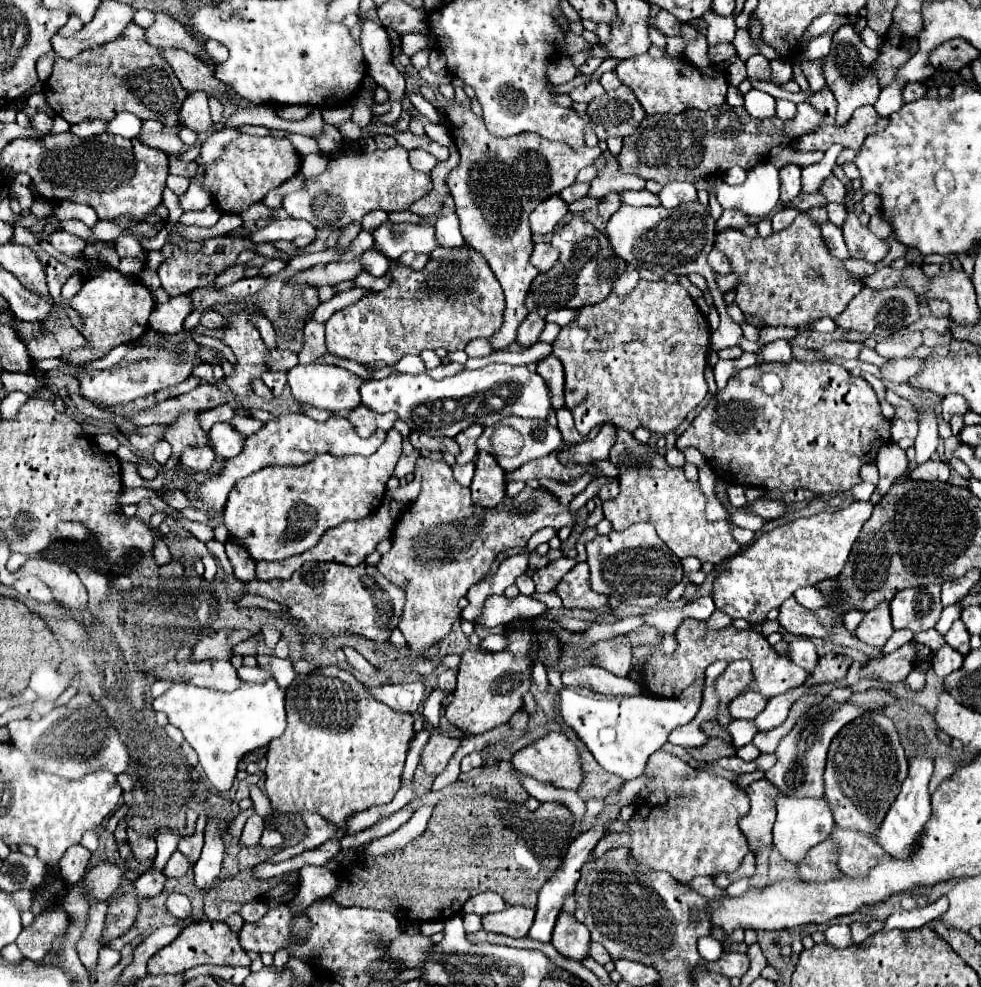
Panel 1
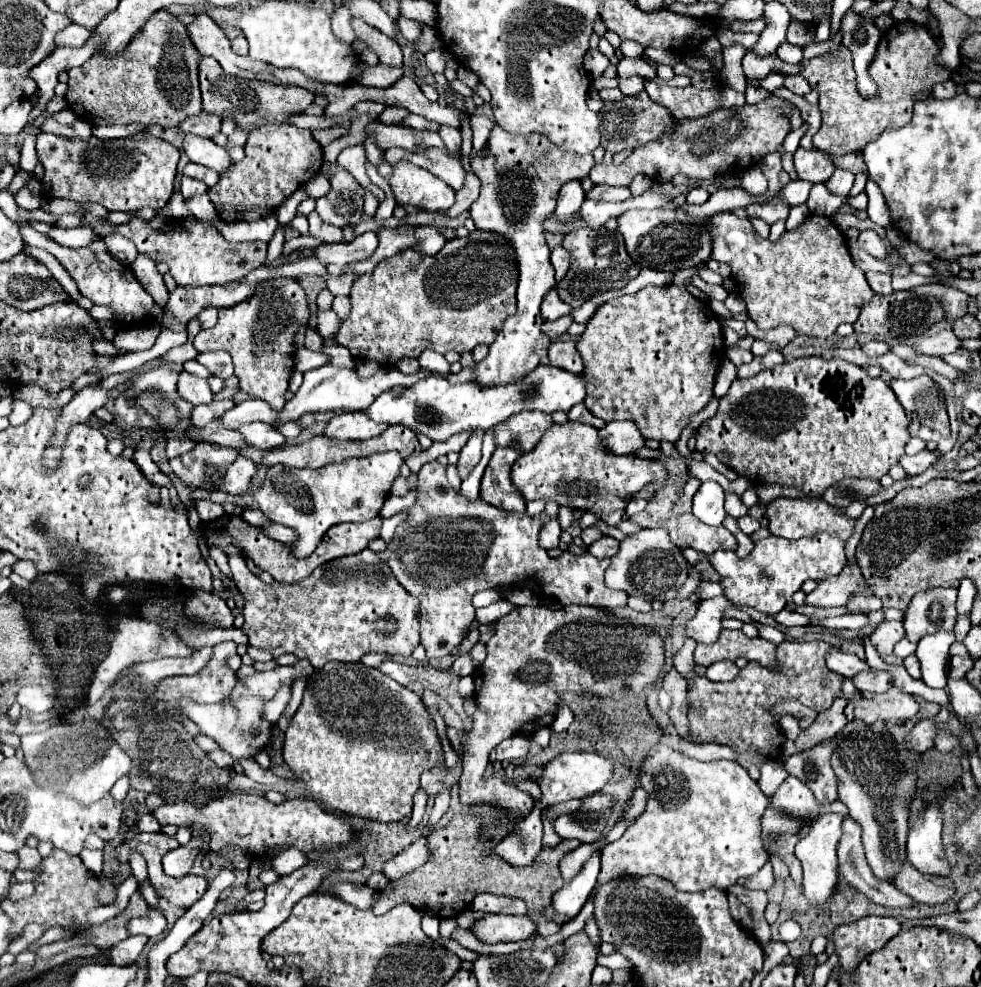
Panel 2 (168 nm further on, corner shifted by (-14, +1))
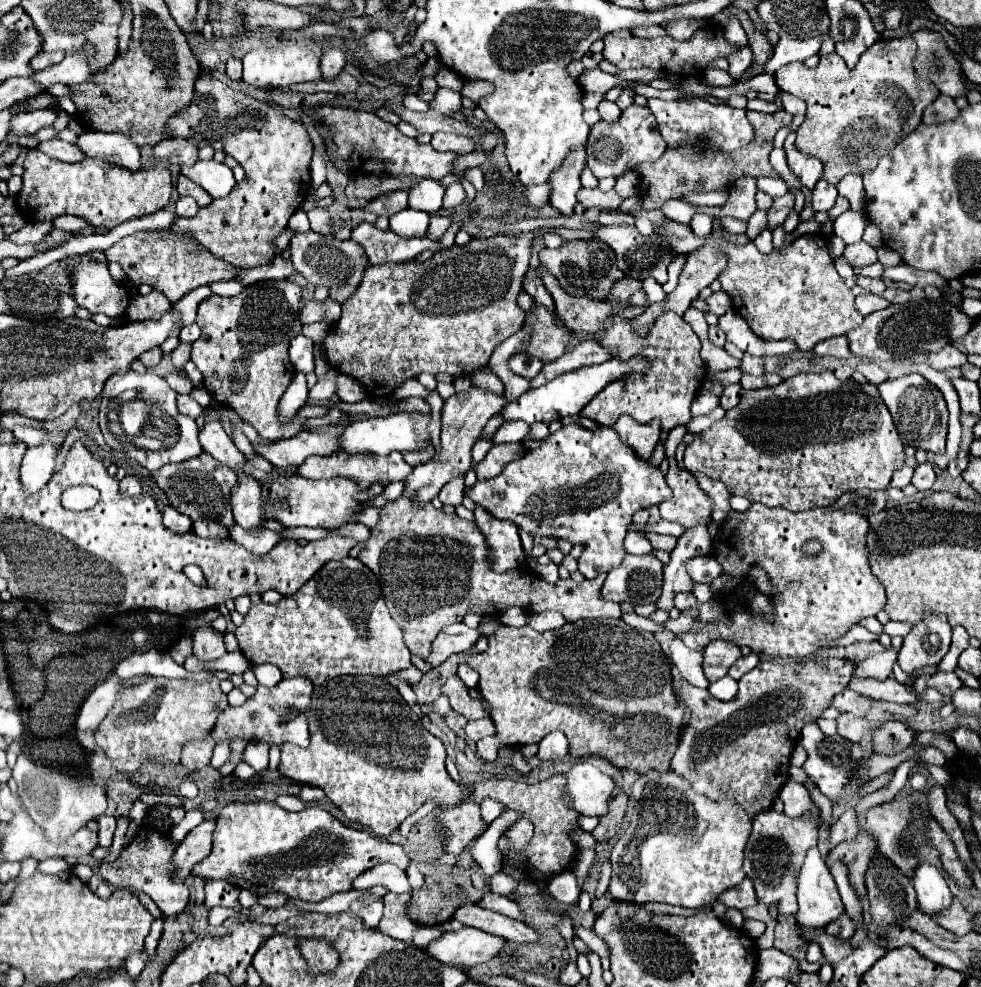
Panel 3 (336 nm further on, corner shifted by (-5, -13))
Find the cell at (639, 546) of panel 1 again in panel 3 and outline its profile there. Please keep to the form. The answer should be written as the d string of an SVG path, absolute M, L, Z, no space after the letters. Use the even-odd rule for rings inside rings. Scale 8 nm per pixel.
M627 554L621 566L613 568L607 574L607 580L601 588L601 598L611 602L629 602L651 604L661 596L663 586L663 564L653 556L633 556Z

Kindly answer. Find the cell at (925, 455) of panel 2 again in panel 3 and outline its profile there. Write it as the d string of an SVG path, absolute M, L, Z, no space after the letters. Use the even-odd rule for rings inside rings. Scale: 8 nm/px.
M929 462L919 464L919 466L915 468L915 474L913 474L911 484L913 484L917 490L925 492L925 490L929 490L929 488L933 486L933 482L935 482L935 470L933 470L933 466L931 466Z

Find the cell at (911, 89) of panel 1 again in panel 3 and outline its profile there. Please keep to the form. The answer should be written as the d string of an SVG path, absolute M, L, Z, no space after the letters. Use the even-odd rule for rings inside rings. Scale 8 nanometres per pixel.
M941 94L933 104L929 104L923 112L923 122L925 124L939 124L945 120L953 120L959 114L959 108L955 106L951 96Z

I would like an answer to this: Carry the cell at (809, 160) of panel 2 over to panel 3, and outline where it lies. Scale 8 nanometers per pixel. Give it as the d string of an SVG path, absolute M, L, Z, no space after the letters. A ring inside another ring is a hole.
M791 132L791 134L787 136L783 148L785 148L785 152L787 152L787 164L789 164L791 172L797 176L797 180L799 180L805 188L813 190L815 184L817 184L817 182L821 180L821 176L823 176L823 164L821 164L817 158L807 156L807 154L803 154L803 152L799 152L799 150L795 148L795 132Z

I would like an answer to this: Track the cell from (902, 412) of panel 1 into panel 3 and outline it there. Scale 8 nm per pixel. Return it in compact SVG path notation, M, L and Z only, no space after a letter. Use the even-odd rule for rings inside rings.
M909 374L903 378L887 380L877 386L879 394L889 408L893 422L897 426L897 432L903 440L905 446L913 448L923 448L927 452L943 454L945 452L945 436L947 436L947 406L943 400L943 394L929 384L923 376L919 374Z

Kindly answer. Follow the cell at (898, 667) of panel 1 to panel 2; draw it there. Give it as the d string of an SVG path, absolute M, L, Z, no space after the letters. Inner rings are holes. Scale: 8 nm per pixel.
M870 670L870 672L862 672L862 674L856 674L852 678L854 686L860 690L860 692L886 692L890 686L892 686L892 678L888 672L878 672L878 670Z

